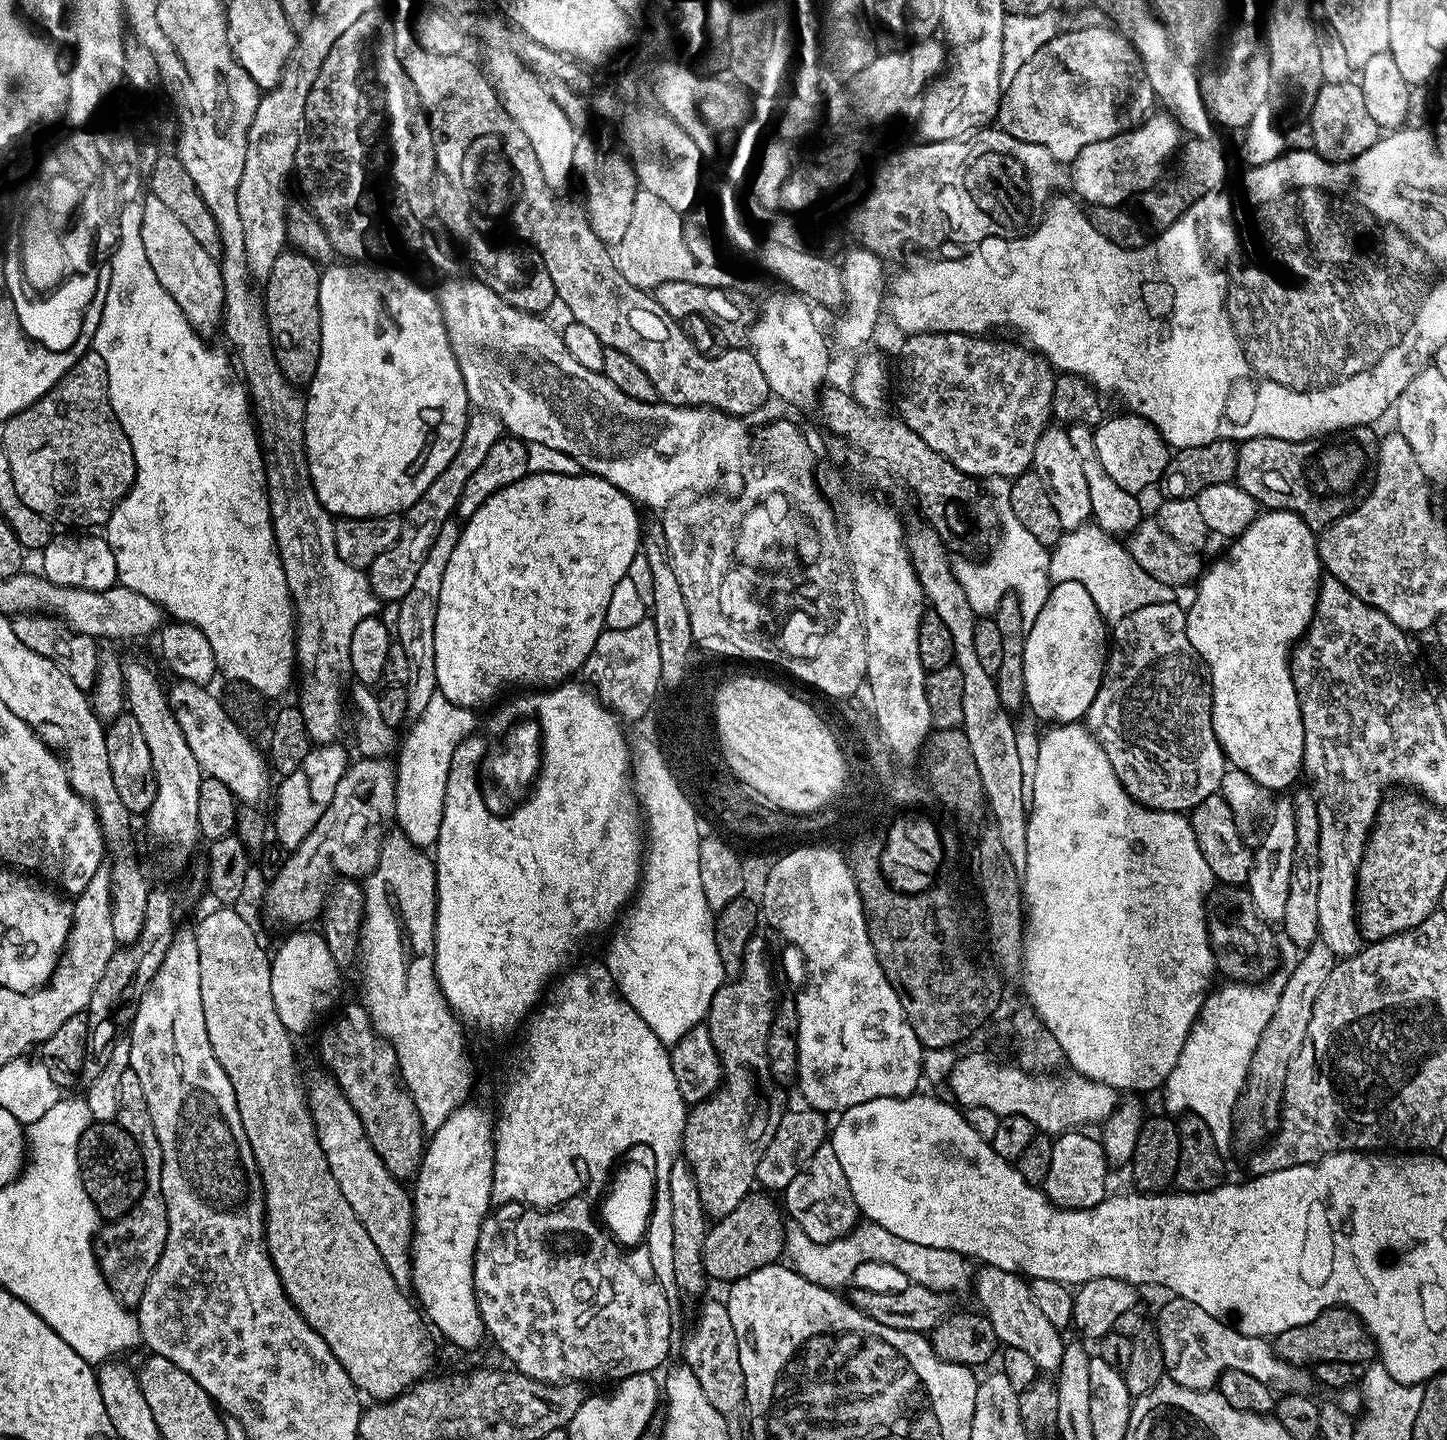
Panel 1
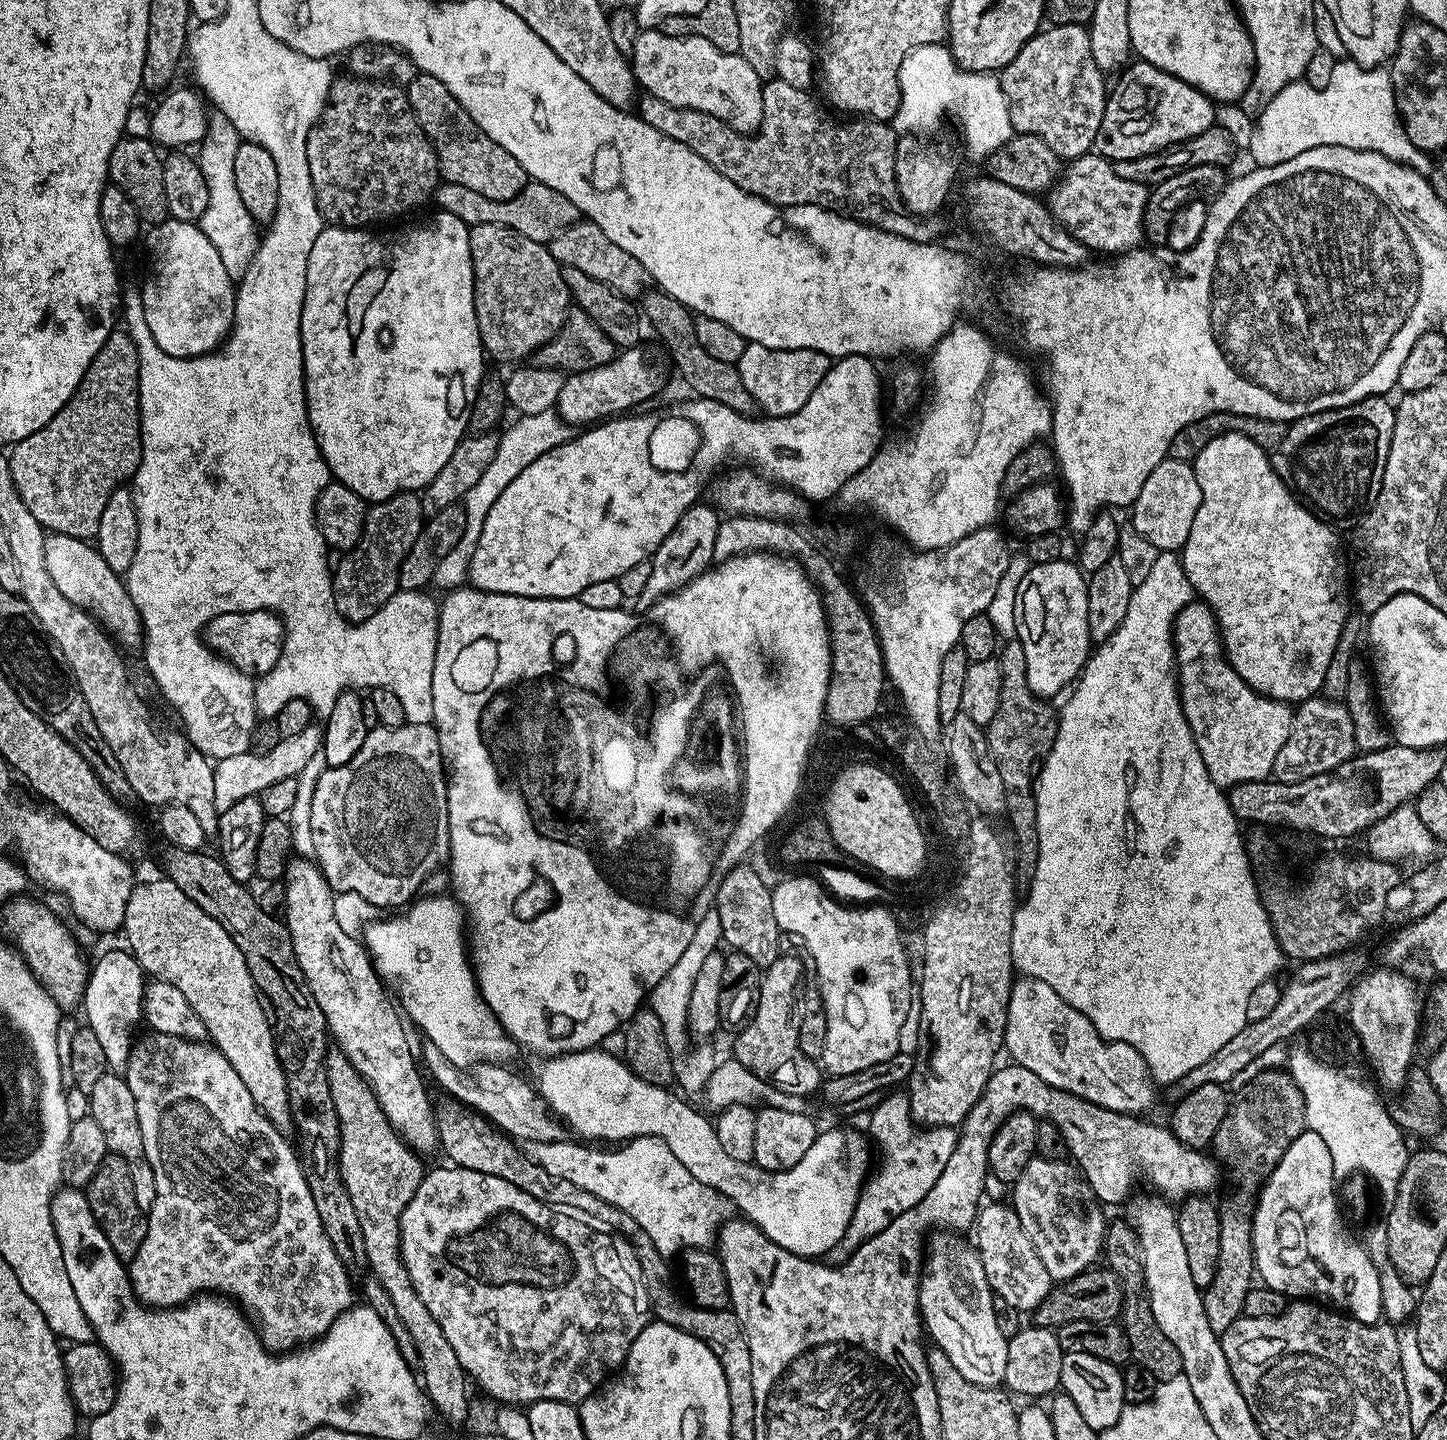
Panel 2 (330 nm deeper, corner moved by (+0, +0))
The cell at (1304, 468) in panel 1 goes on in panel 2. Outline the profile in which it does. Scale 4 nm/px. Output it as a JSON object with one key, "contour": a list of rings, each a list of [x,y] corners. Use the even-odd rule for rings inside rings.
{"contour":[[[1367,396],[1350,406],[1315,412],[1301,420],[1291,421],[1282,443],[1273,453],[1272,461],[1278,478],[1282,478],[1284,485],[1308,511],[1333,526],[1341,526],[1347,520],[1359,521],[1382,490],[1382,474],[1390,454],[1390,438],[1394,434],[1396,417],[1395,407],[1386,401],[1384,396]]]}

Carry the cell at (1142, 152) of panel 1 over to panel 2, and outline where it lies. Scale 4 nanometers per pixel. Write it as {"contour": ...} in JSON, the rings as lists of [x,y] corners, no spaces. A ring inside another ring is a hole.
{"contour":[[[1143,62],[1129,63],[1119,73],[1120,81],[1116,89],[1107,93],[1104,101],[1104,113],[1102,114],[1102,126],[1098,126],[1095,151],[1105,160],[1129,160],[1130,158],[1142,158],[1155,152],[1162,152],[1173,144],[1181,144],[1183,140],[1192,140],[1202,130],[1210,130],[1217,123],[1217,105],[1209,100],[1208,95],[1200,92],[1194,86],[1174,78],[1168,72],[1163,72],[1153,64]]]}

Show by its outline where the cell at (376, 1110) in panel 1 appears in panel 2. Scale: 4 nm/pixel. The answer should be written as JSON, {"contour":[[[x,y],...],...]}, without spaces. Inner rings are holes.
{"contour":[[[329,1051],[324,1065],[326,1082],[330,1082],[330,1098],[334,1102],[340,1127],[340,1173],[346,1186],[346,1194],[350,1194],[350,1202],[354,1202],[358,1223],[362,1226],[367,1267],[370,1272],[372,1268],[371,1275],[374,1279],[386,1286],[386,1294],[390,1294],[390,1302],[394,1302],[394,1311],[398,1313],[398,1318],[402,1318],[406,1334],[410,1334],[416,1344],[418,1372],[431,1407],[435,1411],[437,1408],[450,1423],[464,1424],[468,1420],[470,1377],[462,1362],[458,1362],[454,1346],[446,1342],[442,1326],[434,1322],[434,1314],[430,1314],[430,1310],[426,1310],[422,1303],[422,1298],[418,1298],[418,1290],[414,1290],[410,1274],[400,1256],[400,1215],[404,1213],[410,1198],[414,1198],[418,1186],[424,1180],[426,1165],[397,1134],[394,1126],[390,1126],[372,1087],[360,1077],[358,1070],[354,1070],[344,1052]]]}

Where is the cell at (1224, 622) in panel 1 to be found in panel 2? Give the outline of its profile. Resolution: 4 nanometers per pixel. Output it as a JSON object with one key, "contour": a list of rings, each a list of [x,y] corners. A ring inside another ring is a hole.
{"contour":[[[1237,432],[1222,434],[1214,438],[1214,442],[1202,446],[1202,454],[1198,454],[1194,461],[1198,490],[1202,490],[1202,503],[1198,506],[1198,514],[1194,514],[1194,526],[1190,526],[1190,538],[1186,538],[1182,549],[1182,559],[1186,578],[1192,584],[1193,593],[1203,603],[1212,607],[1216,616],[1216,624],[1220,628],[1220,639],[1224,642],[1224,655],[1227,656],[1230,666],[1256,692],[1262,693],[1275,700],[1283,700],[1289,706],[1296,706],[1301,701],[1315,697],[1324,687],[1326,669],[1330,667],[1330,658],[1334,658],[1334,648],[1338,646],[1339,634],[1343,624],[1350,615],[1350,584],[1344,581],[1346,564],[1340,561],[1336,551],[1340,548],[1340,540],[1336,537],[1337,529],[1327,520],[1321,520],[1313,512],[1308,511],[1292,492],[1278,478],[1276,468],[1270,459],[1269,453],[1263,452],[1257,444],[1250,442]]]}

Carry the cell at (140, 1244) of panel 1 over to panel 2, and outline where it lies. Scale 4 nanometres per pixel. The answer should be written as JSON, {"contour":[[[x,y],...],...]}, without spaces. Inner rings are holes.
{"contour":[[[105,1070],[102,1078],[98,1078],[98,1082],[94,1082],[94,1086],[90,1089],[90,1115],[102,1129],[109,1153],[126,1158],[136,1187],[134,1199],[137,1200],[140,1209],[147,1214],[156,1197],[154,1170],[150,1170],[150,1162],[146,1158],[146,1150],[142,1146],[142,1126],[138,1122],[138,1106],[134,1102],[134,1094],[130,1094],[130,1086],[123,1075]]]}

